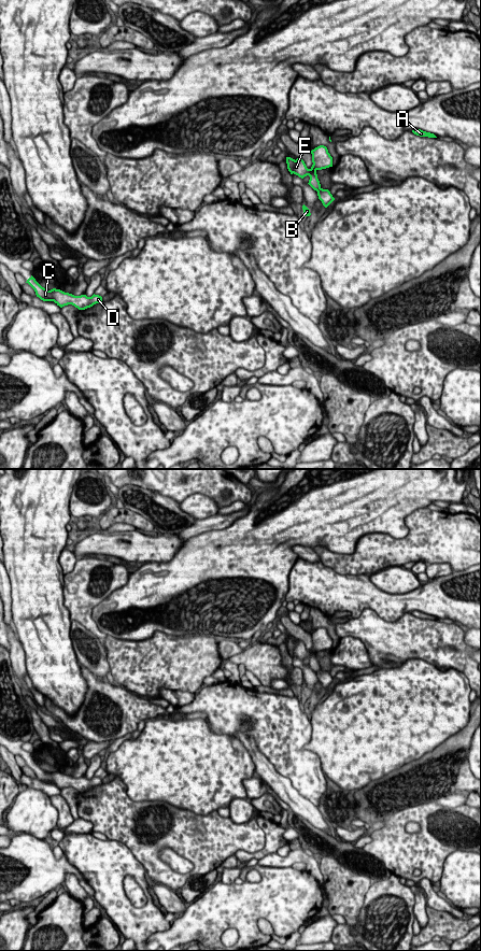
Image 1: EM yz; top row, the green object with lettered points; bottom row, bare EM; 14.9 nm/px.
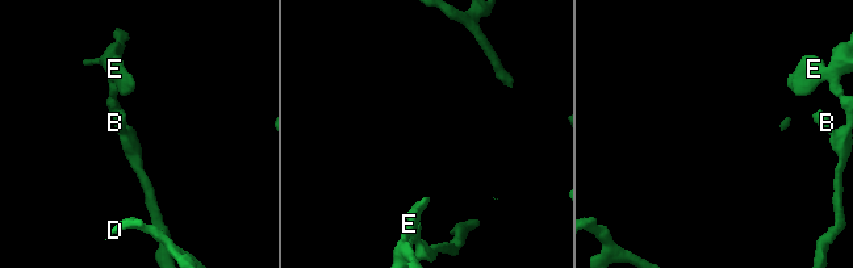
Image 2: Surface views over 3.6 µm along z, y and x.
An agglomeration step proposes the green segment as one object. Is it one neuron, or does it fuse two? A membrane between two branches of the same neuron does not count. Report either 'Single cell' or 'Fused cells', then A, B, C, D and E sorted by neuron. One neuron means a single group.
Fused cells. Groups: A E / B C D

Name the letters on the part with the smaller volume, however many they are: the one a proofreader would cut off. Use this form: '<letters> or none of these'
A, E

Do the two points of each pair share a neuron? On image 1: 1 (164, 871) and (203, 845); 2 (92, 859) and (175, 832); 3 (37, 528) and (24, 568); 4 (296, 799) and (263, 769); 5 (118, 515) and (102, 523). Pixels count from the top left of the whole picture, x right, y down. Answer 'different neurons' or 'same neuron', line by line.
1: same neuron
2: different neurons
3: same neuron
4: same neuron
5: same neuron

